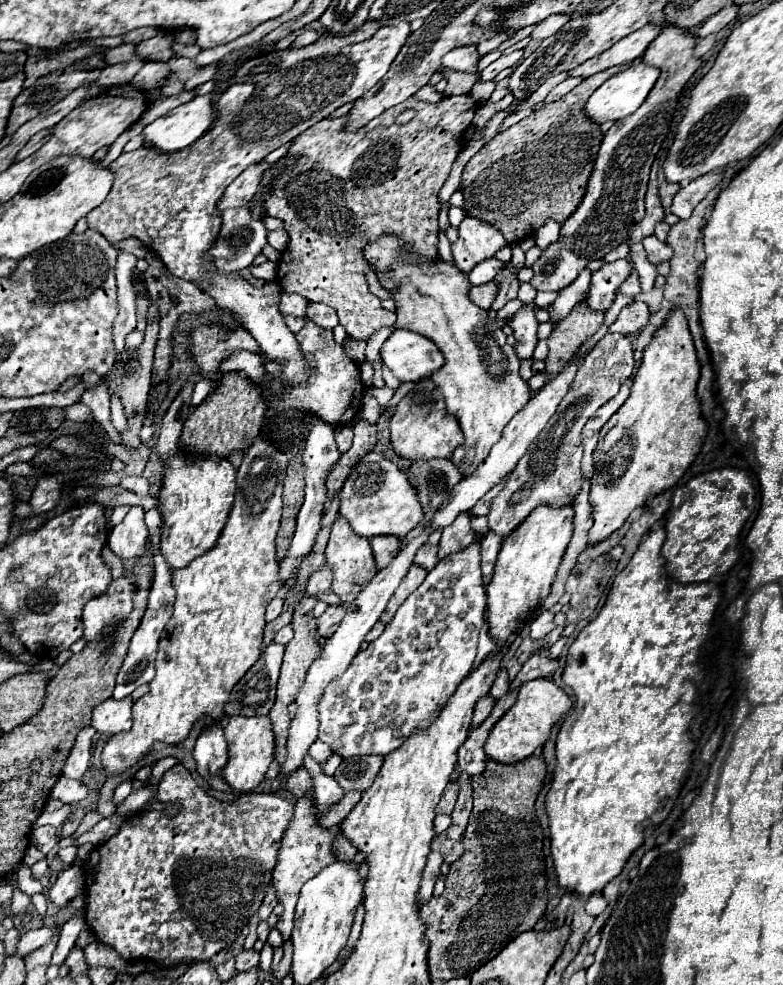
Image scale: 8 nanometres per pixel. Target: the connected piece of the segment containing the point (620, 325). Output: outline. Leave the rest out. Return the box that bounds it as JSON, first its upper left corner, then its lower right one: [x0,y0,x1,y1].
[608,301,650,335]

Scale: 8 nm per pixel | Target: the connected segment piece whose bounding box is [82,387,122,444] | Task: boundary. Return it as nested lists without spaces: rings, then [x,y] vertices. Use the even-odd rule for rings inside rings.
[[[104,387],[102,391],[86,391],[82,395],[82,403],[92,411],[94,419],[108,431],[111,440],[115,444],[122,444],[119,433],[112,427],[110,423],[110,395],[108,395],[108,389]]]

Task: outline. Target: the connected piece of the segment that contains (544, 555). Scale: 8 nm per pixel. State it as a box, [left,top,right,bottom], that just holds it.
[488,505,574,645]

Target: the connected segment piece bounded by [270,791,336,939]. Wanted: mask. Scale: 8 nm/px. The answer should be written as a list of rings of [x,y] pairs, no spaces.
[[[306,791],[304,797],[300,797],[294,805],[294,815],[288,823],[288,829],[286,829],[284,837],[282,837],[282,843],[280,843],[280,849],[278,849],[278,861],[276,861],[276,867],[272,871],[272,881],[270,881],[270,885],[276,891],[278,901],[284,905],[284,913],[278,921],[278,925],[276,925],[276,929],[282,933],[284,939],[288,939],[290,933],[292,933],[294,905],[298,901],[298,893],[300,893],[302,885],[310,877],[314,877],[320,869],[324,869],[326,865],[330,865],[336,859],[332,849],[330,849],[332,839],[334,839],[332,831],[318,825],[316,807],[314,807],[314,791]]]

